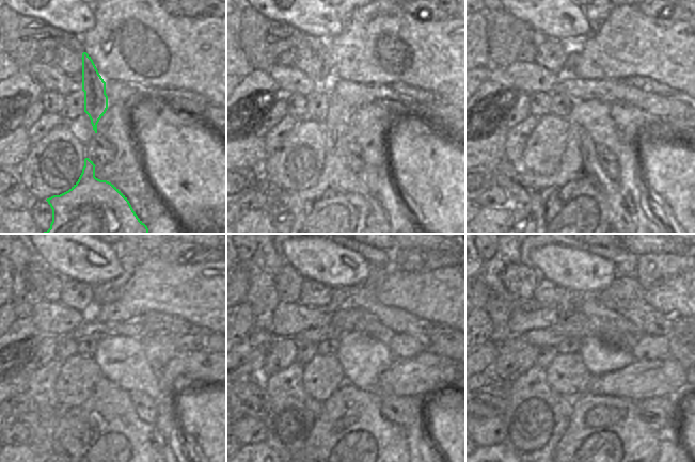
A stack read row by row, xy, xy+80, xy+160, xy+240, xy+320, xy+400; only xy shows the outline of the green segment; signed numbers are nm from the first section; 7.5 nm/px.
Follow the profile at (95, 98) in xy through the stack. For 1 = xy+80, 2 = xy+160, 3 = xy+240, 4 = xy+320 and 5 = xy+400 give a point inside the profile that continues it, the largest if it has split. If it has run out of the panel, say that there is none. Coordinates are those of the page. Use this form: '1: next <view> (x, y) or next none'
1: next xy+80 (338, 211)
2: next xy+160 (579, 211)
3: next xy+240 (107, 450)
4: next xy+320 (351, 450)
5: next xy+400 (607, 450)

